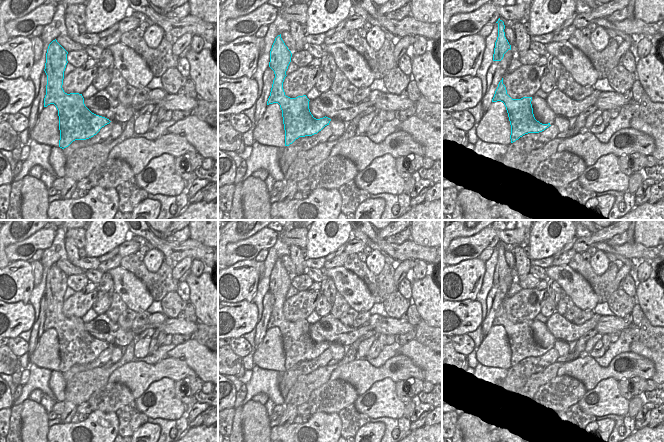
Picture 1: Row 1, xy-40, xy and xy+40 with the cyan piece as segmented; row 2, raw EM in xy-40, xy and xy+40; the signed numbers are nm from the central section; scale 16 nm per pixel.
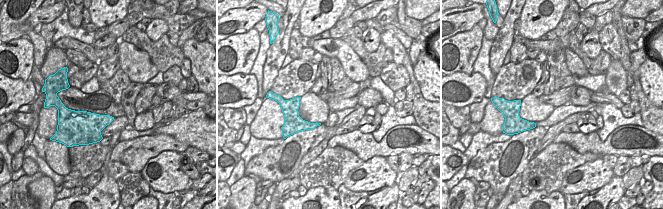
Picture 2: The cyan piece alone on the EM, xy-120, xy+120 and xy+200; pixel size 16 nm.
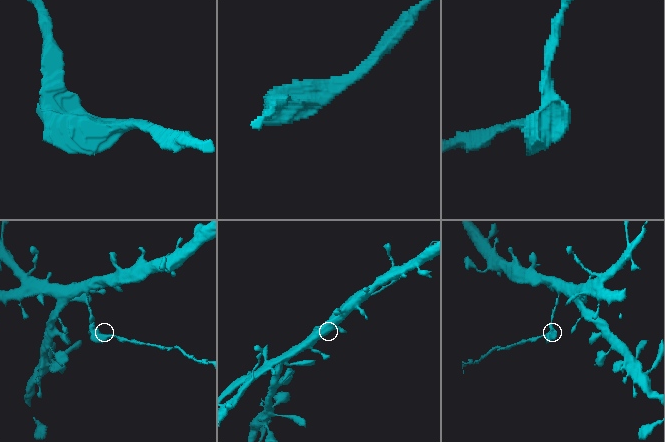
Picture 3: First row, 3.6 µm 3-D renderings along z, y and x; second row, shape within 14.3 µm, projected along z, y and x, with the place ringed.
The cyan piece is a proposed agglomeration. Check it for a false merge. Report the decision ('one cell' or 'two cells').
two cells

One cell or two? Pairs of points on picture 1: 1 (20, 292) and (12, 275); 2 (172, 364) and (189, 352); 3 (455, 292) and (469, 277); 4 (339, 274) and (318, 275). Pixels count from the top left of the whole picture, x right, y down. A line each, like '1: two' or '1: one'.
1: one
2: two
3: one
4: two

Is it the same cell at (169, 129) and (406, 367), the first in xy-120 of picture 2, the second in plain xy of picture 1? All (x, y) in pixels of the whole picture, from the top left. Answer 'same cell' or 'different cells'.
different cells

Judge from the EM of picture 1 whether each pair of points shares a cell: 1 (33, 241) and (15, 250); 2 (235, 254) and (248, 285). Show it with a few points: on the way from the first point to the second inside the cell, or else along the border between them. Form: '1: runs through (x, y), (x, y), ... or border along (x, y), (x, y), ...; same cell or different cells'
1: runs through (29, 242), (19, 246); same cell
2: border along (254, 258), (239, 260), (230, 266); different cells

